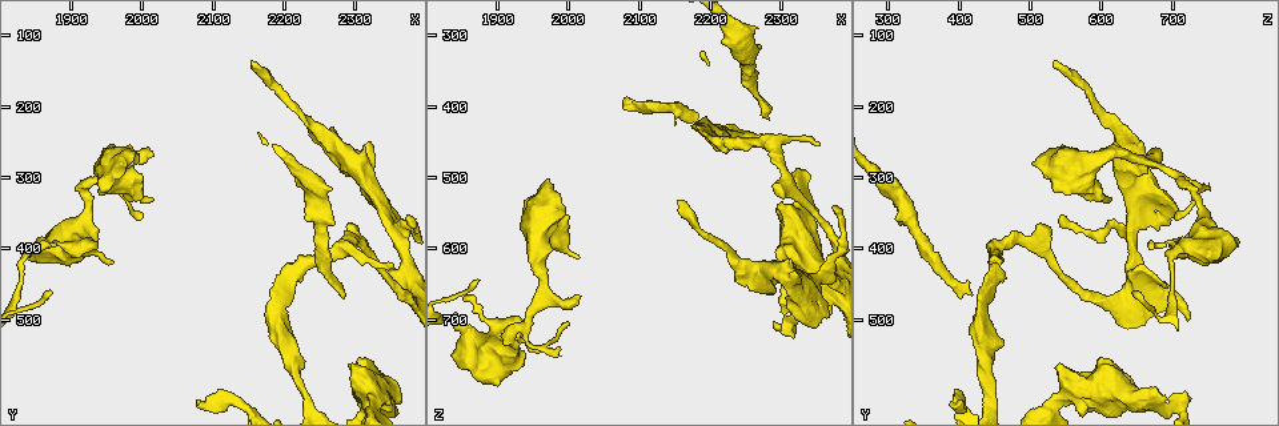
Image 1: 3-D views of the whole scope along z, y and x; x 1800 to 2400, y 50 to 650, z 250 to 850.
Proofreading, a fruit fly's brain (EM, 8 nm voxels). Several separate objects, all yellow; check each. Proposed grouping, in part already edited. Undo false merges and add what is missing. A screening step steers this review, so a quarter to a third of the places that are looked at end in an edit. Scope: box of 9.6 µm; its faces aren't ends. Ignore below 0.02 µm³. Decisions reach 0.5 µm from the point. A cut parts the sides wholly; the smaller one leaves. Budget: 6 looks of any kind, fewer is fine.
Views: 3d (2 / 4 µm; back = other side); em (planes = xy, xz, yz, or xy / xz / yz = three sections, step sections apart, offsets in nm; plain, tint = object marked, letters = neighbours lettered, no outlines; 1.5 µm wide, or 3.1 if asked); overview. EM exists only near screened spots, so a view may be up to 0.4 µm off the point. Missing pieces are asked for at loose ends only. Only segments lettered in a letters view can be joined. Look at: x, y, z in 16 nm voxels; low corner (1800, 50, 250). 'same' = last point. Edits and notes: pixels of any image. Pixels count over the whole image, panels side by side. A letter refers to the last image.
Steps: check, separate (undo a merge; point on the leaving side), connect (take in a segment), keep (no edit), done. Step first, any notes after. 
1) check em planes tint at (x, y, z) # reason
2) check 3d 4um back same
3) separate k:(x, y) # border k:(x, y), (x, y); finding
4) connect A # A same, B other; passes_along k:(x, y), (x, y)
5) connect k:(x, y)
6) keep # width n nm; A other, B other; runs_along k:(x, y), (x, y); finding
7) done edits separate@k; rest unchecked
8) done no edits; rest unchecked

check 3d 2um at (1870, 455, 645) # long arm stops here

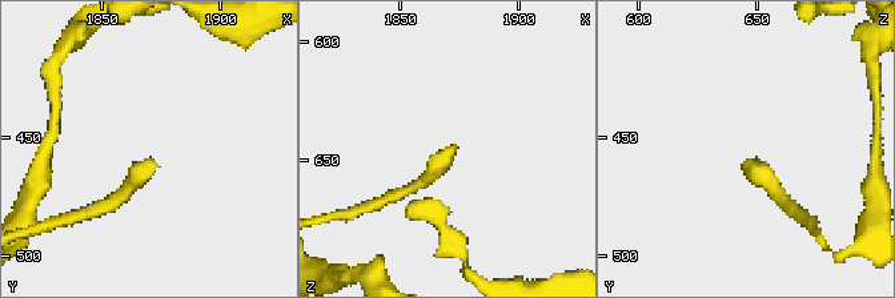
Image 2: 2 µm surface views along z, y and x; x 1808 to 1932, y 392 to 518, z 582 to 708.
check em yz step 4 letters at (1871, 460, 645)

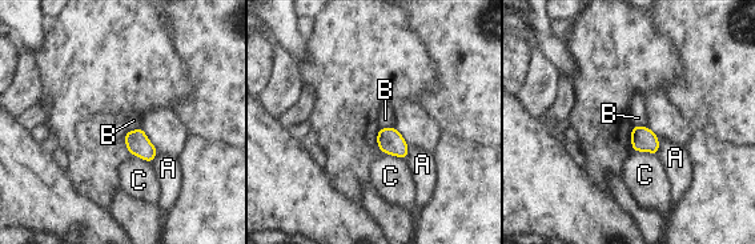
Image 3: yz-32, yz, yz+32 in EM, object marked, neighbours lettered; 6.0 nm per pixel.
check em planes letters same # cut it another way

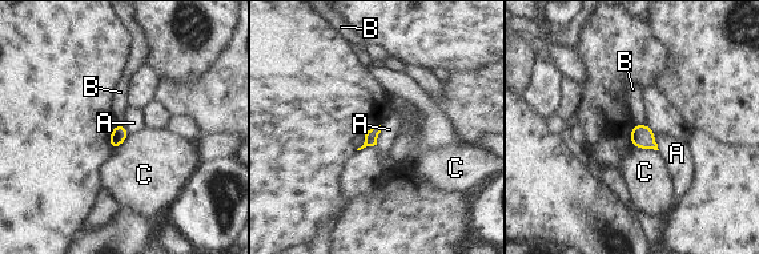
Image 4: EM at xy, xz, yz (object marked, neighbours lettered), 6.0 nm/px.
keep # width 80 nm; A other, B other, C other; no lettered segment goes on from it

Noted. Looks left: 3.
check 3d 4um back at (2310, 395, 510) # a fork

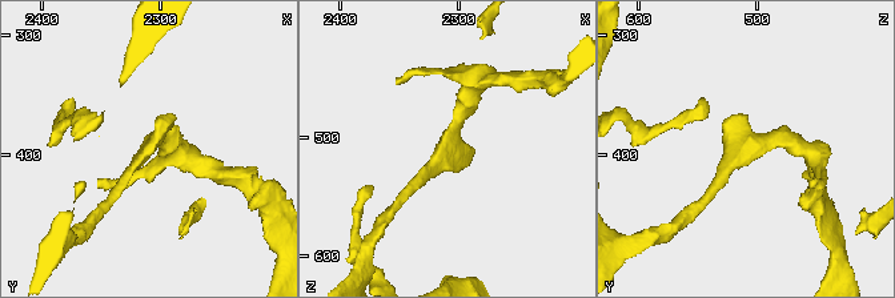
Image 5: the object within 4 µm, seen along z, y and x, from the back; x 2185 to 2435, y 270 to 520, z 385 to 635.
check em xz step 4 tint at (2312, 396, 512)

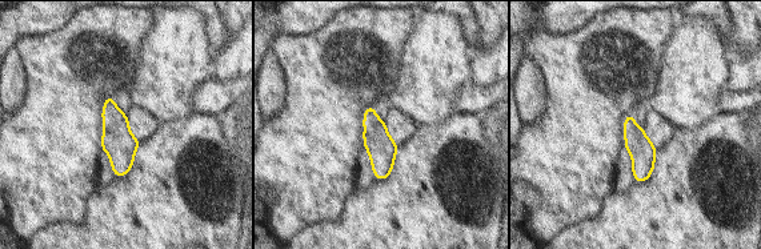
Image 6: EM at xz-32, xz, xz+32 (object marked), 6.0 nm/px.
check em planes letters same

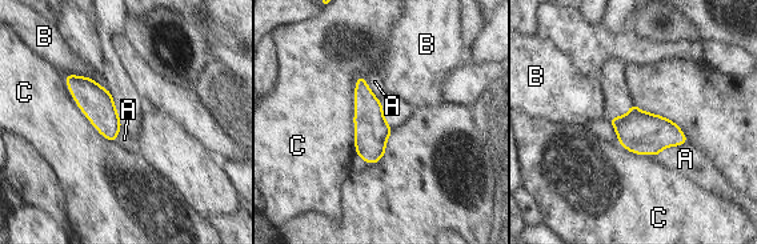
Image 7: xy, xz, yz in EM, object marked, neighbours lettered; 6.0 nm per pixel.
keep # A other, B other, C other; border 7:(360, 74), (355, 87), (353, 148); one neuron here

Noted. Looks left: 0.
done no edits; rest unchecked

